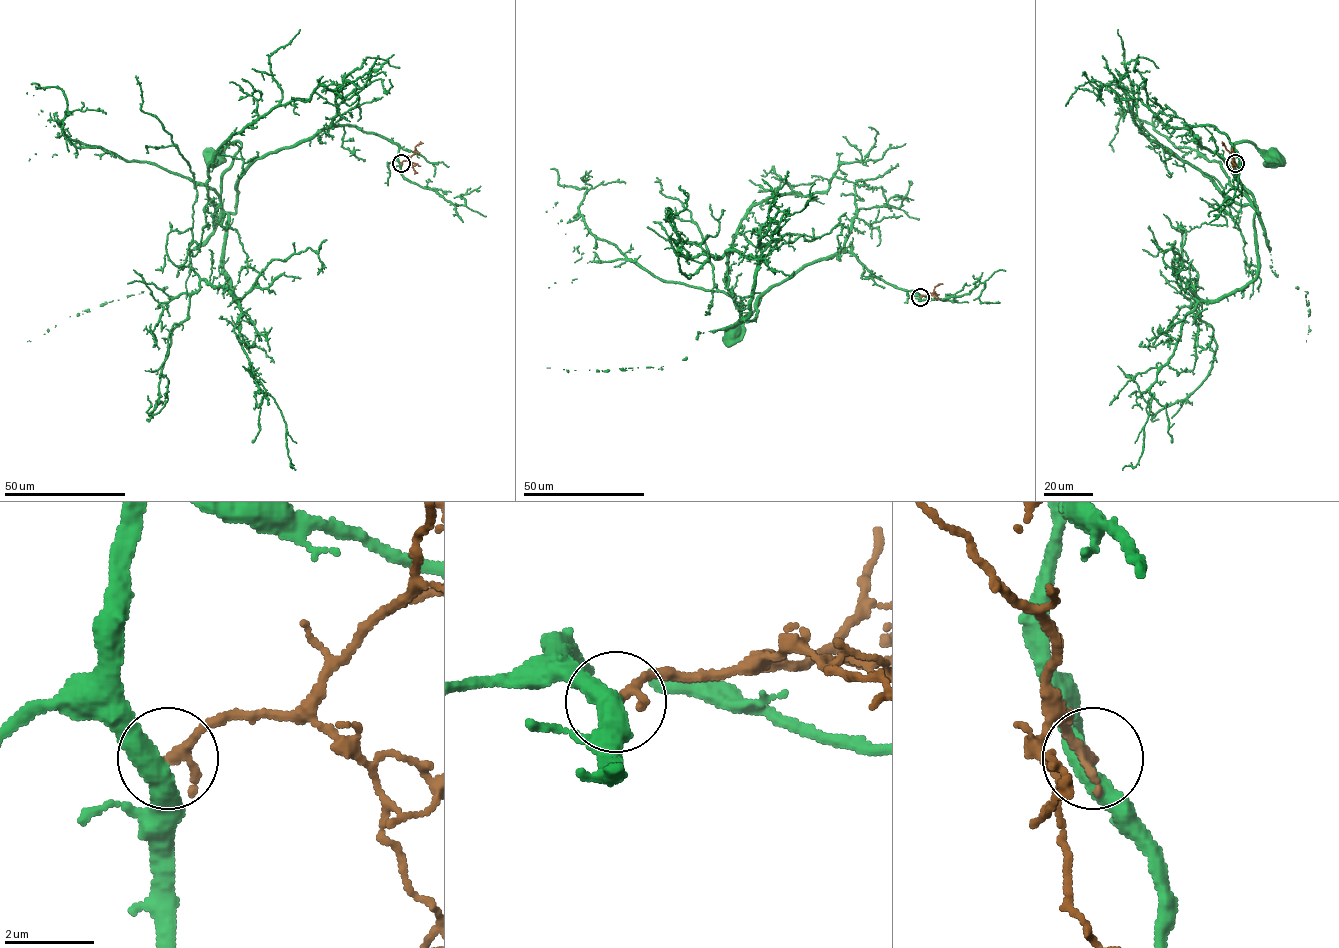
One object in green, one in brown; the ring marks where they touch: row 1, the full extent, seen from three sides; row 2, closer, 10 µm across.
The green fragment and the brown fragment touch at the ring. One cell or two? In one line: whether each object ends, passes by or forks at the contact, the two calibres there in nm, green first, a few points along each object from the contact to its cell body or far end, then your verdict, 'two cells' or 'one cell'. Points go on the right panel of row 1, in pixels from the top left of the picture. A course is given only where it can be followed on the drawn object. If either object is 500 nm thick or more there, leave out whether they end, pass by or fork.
green passes by; brown passes by; calibres 440 and 180 nm; course green (1235, 163), (1226, 135), (1208, 125), (1190, 128), (1259, 213), (1236, 172), (1232, 146), (1248, 141), (1275, 156); course brown (1235, 163), (1222, 143); two cells

